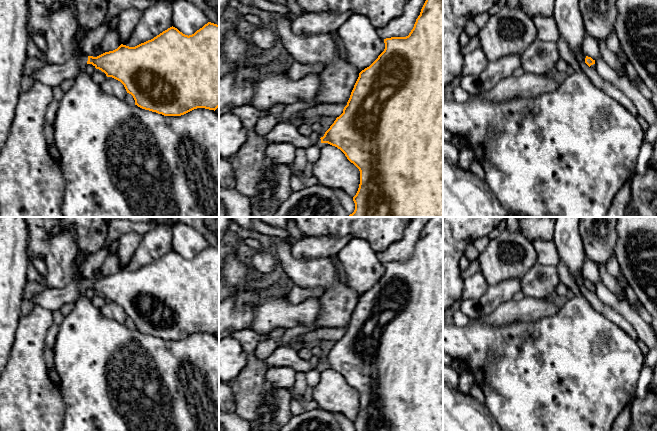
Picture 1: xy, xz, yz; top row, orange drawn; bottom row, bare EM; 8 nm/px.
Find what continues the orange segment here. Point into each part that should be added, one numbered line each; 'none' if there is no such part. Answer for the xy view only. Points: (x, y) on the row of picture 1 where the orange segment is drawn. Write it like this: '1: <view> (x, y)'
1: xy (52, 75)

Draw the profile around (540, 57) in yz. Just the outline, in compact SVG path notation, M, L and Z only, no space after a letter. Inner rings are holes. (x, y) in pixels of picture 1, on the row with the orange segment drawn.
M536 39L521 55L524 72L548 75L561 59L556 42Z

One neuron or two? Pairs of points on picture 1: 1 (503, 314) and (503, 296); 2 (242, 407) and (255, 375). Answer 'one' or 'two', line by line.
1: two
2: one

